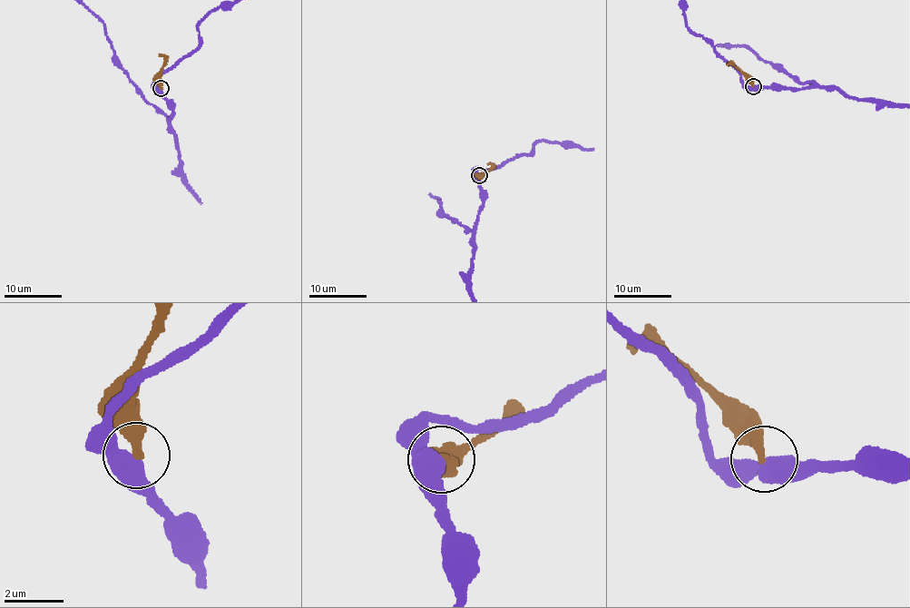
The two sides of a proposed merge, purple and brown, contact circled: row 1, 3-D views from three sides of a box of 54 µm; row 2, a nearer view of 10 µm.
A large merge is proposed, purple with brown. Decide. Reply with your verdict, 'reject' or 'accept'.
reject

